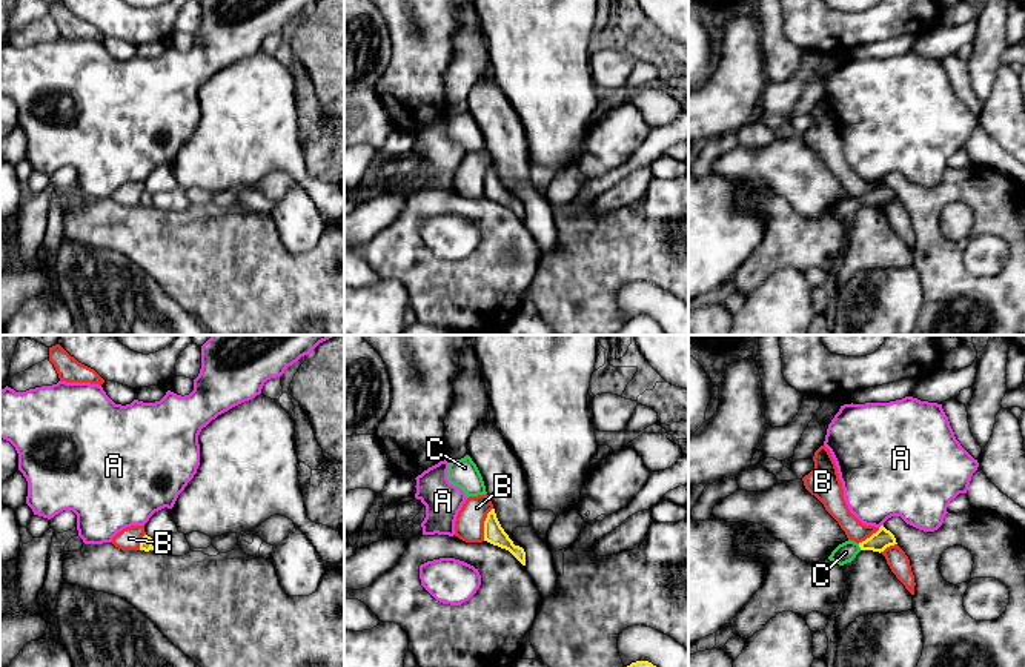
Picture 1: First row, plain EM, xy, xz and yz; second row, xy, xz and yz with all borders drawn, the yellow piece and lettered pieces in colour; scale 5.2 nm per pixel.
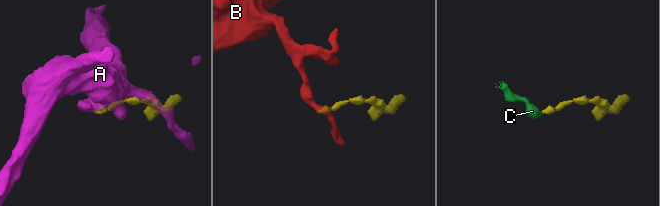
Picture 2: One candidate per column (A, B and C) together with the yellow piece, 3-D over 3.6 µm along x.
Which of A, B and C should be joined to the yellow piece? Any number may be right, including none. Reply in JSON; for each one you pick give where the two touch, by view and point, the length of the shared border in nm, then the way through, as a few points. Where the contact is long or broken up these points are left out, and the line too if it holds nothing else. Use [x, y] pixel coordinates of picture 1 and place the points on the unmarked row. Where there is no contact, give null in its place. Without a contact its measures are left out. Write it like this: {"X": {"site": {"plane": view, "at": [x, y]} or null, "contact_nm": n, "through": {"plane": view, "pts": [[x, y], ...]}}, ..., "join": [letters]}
{"C": {"site": {"plane": "yz", "at": [859, 202]}, "contact_nm": 40, "through": {"plane": "yz", "pts": [[882, 194], [876, 199], [859, 202], [845, 208]]}}, "join": ["C"]}

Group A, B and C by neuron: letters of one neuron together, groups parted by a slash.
A / B / C

